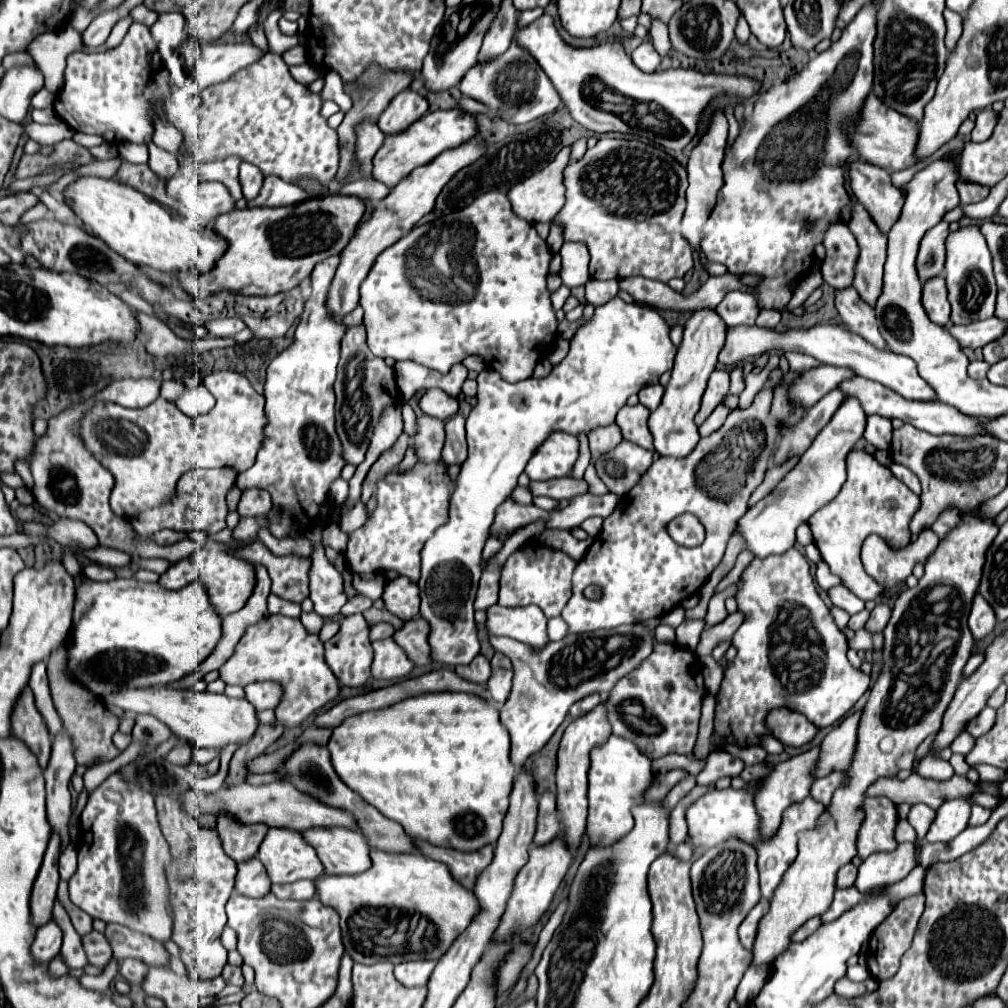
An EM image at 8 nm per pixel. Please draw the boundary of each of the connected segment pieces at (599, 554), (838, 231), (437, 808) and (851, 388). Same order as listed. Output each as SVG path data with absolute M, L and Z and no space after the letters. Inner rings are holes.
M777 385L761 389L747 409L731 409L725 423L709 437L701 437L693 453L689 453L687 457L659 457L641 477L641 481L619 501L615 511L603 521L601 533L595 537L593 545L587 549L587 553L575 567L573 595L561 613L561 617L569 625L569 633L613 629L623 623L659 619L675 607L679 607L683 599L699 593L707 577L721 563L729 535L741 513L747 511L749 497L755 491L755 487L761 485L765 471L777 449L777 439L781 437L781 423L769 417L773 389L777 389ZM683 513L693 513L705 527L705 541L699 547L681 547L667 533L669 521ZM587 585L599 585L603 589L603 597L597 601L585 599L583 589Z
M845 223L833 225L825 235L827 257L821 263L823 281L835 289L853 283L853 265L857 263L857 241Z
M469 693L409 697L393 707L347 717L333 729L327 749L341 781L387 819L403 825L413 839L465 851L497 843L517 767L509 759L509 733L499 721L499 711L485 699Z
M851 377L849 381L843 381L839 385L839 389L847 395L855 395L861 401L867 415L883 415L883 417L891 417L891 419L897 417L903 423L909 423L909 425L923 429L927 433L933 433L933 435L961 435L961 437L989 435L989 431L983 427L981 421L961 413L959 409L953 409L951 405L945 405L941 401L911 401L911 399L905 399L899 393L883 387L877 381L869 381L863 377Z

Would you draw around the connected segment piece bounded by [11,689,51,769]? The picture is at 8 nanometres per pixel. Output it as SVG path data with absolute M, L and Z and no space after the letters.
M25 689L13 709L11 717L11 733L15 739L23 741L31 753L37 757L39 767L47 769L49 755L51 755L51 733L43 715L35 707L35 699L31 689Z

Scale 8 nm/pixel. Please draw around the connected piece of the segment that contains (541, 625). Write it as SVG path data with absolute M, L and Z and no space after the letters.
M491 605L487 609L487 635L513 637L517 641L529 643L533 649L547 645L547 617L537 605L525 607L501 607Z

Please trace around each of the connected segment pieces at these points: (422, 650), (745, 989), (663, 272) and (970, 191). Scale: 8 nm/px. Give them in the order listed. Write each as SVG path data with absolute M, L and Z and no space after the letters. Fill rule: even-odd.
M417 617L405 621L403 627L395 631L393 639L397 645L403 647L403 651L415 665L425 665L431 661L427 635L429 635L429 623L423 617Z
M749 967L749 969L745 971L739 987L737 987L735 1001L737 1001L741 1007L745 1007L749 1001L753 1001L753 999L757 997L757 993L759 993L761 987L765 985L767 977L769 977L769 971L767 971L765 967L763 967L763 971L761 971L761 967Z
M603 137L597 141L595 147L587 149L587 153L581 159L567 163L565 167L567 201L559 217L553 221L561 225L565 241L581 241L587 245L591 255L589 273L593 279L621 281L623 277L629 275L641 275L647 279L669 283L673 277L685 277L685 273L693 267L693 251L681 237L681 219L685 213L685 189L687 189L685 167L681 167L661 147L635 139L627 141ZM623 167L625 171L629 169L631 173L625 175Z
M961 173L957 175L957 189L961 193L961 203L983 201L991 191L991 189L985 189L985 185L969 185L969 181L961 181Z

